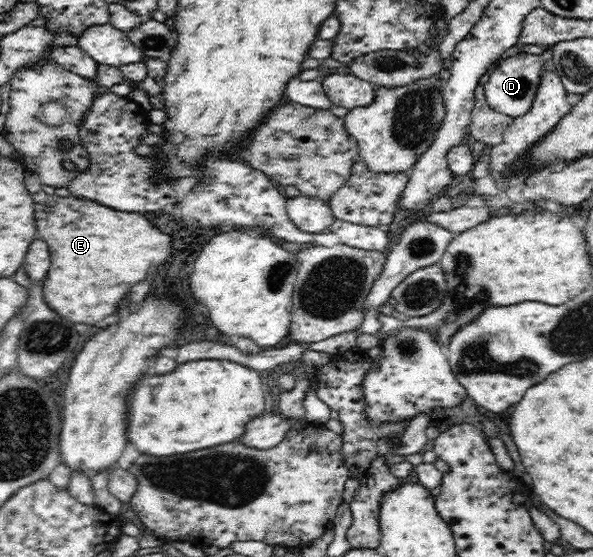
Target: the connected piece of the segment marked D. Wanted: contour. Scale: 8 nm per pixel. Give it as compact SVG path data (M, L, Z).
M550 47L544 48L545 51L541 55L533 55L520 50L501 59L501 63L493 69L483 83L484 93L491 109L513 119L529 113L537 95L537 89L543 81L543 70L551 61Z

